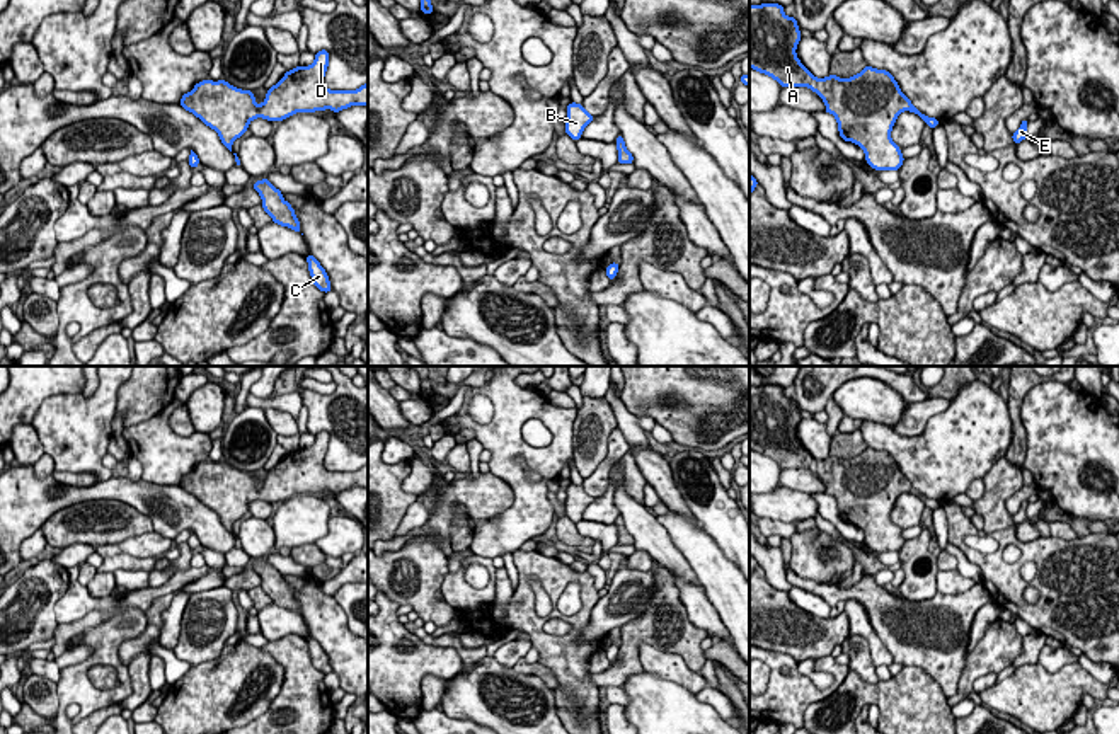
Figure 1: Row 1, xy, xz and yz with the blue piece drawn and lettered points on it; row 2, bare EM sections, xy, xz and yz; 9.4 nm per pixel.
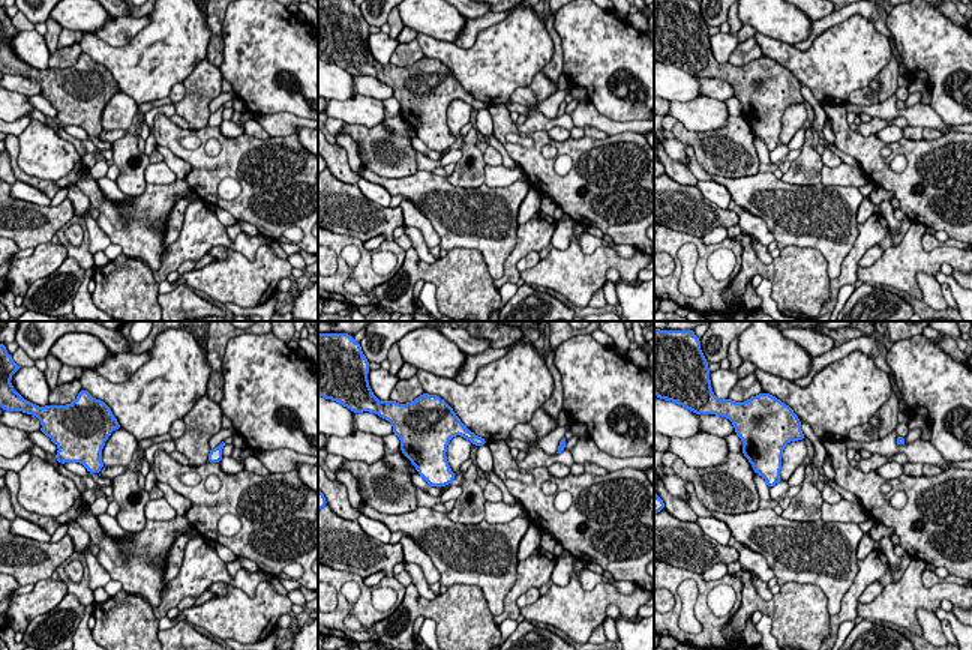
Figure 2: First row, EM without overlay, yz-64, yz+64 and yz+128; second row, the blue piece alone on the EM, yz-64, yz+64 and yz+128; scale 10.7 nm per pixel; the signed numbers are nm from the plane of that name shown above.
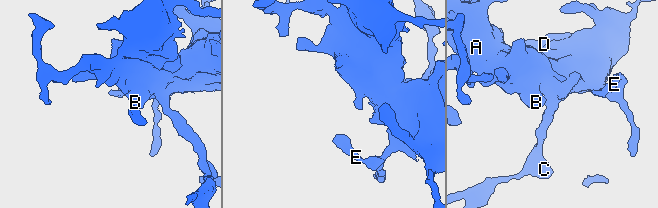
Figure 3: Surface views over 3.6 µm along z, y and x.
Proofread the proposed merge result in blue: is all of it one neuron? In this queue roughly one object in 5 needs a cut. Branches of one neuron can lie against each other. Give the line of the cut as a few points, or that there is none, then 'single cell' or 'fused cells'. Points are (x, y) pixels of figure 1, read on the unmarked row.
cut none; single cell

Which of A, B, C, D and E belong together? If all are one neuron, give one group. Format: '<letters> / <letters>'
A B C D E

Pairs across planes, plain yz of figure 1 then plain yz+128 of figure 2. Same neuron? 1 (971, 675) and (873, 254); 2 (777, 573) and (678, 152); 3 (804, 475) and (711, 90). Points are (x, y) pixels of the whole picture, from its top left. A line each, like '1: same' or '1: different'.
1: different
2: different
3: same

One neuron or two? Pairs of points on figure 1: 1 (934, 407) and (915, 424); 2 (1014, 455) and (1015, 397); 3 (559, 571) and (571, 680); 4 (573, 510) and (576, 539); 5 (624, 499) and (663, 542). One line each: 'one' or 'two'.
1: one
2: one
3: one
4: one
5: one

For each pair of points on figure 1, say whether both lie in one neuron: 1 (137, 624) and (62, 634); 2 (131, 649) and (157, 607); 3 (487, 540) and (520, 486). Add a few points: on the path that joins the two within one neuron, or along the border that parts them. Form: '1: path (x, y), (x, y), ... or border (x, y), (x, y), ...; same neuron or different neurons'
1: border (111, 613), (89, 610), (80, 619), (58, 625); different neurons
2: path (142, 641), (152, 630), (154, 617); same neuron
3: path (501, 528), (520, 510), (520, 499); same neuron

